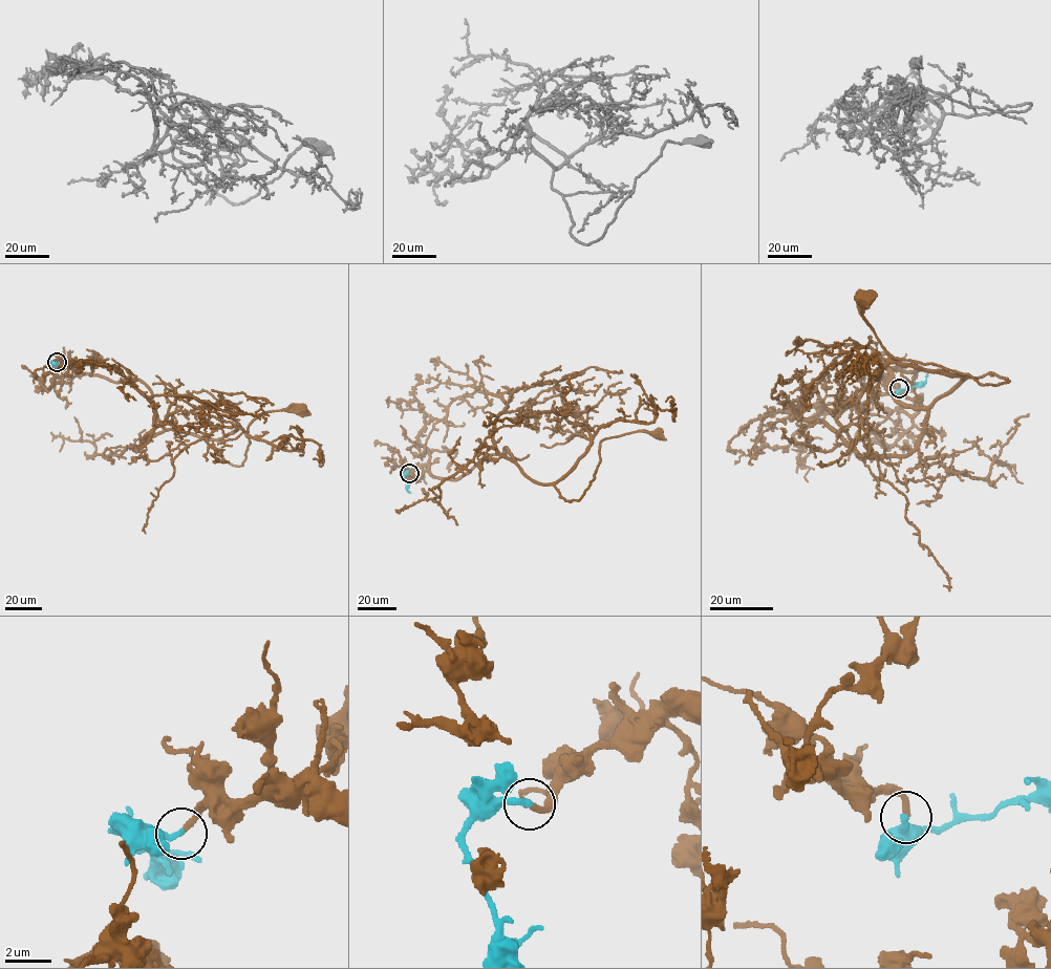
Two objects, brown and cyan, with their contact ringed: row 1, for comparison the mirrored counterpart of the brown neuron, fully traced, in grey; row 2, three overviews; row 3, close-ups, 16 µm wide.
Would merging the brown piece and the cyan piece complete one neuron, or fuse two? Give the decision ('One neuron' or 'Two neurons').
One neuron

